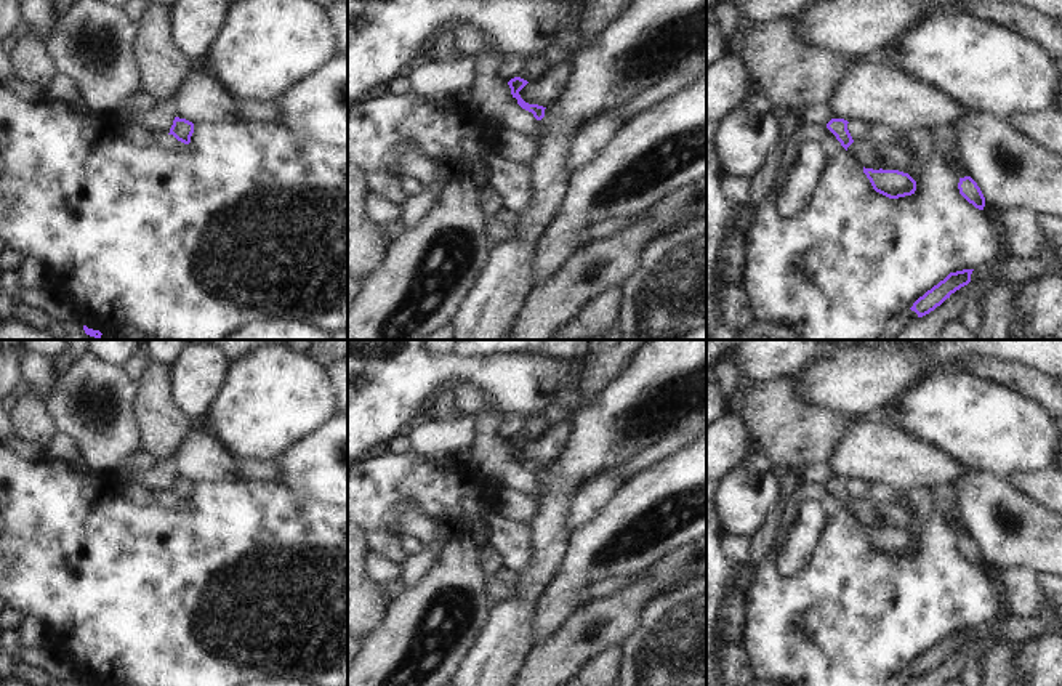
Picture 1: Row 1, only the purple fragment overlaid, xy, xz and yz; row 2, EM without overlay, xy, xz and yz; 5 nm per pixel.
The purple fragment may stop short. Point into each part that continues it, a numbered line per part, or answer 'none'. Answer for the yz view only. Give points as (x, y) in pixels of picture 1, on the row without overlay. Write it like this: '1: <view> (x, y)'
none

